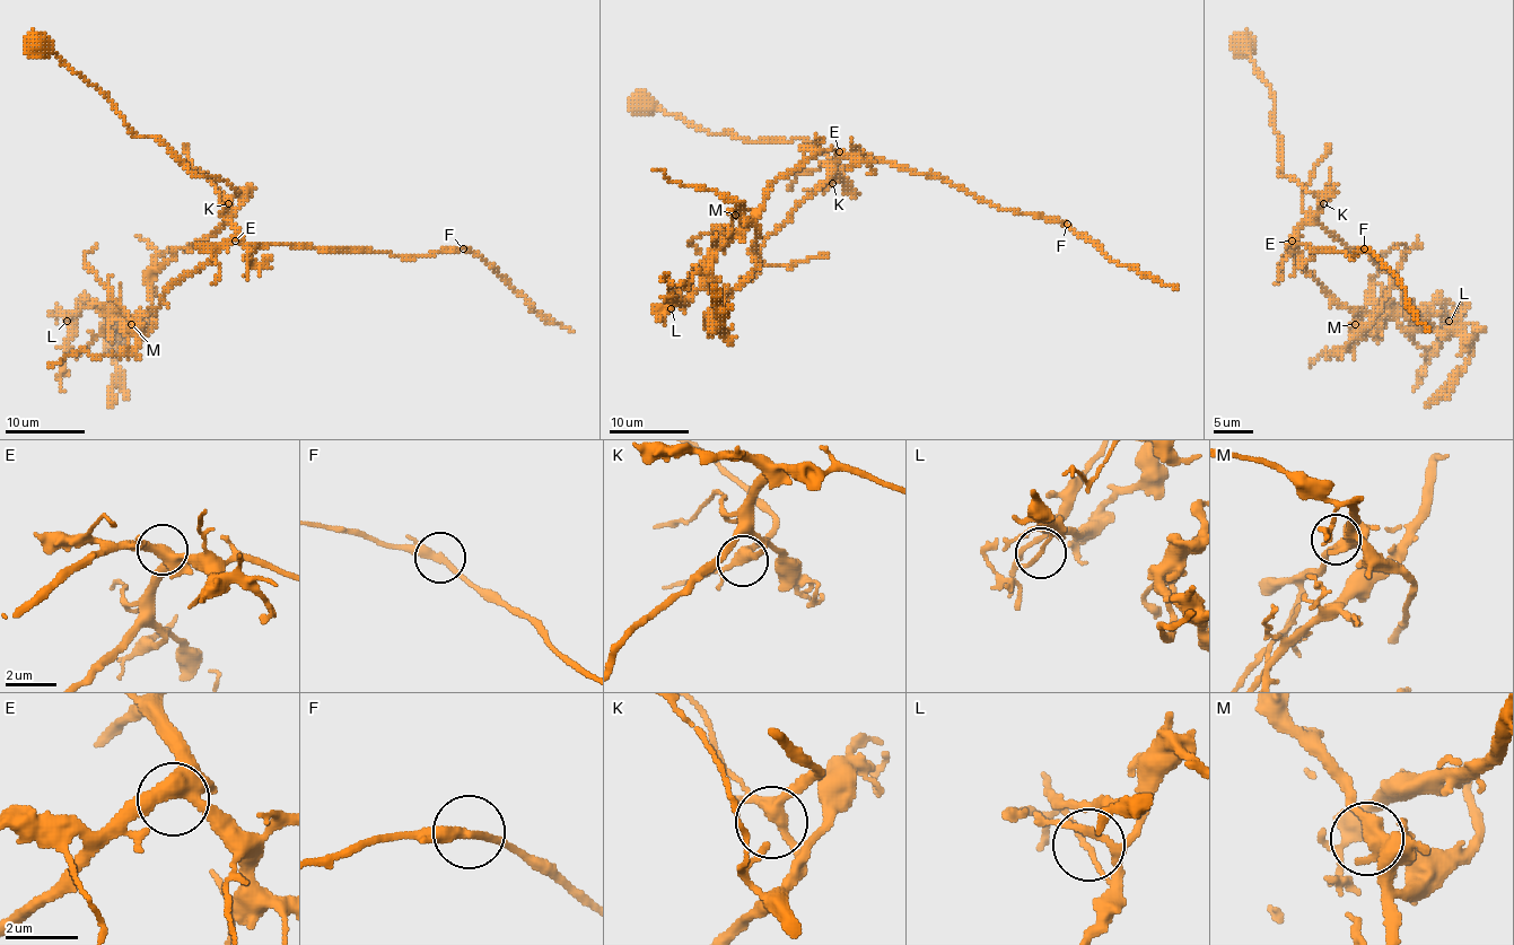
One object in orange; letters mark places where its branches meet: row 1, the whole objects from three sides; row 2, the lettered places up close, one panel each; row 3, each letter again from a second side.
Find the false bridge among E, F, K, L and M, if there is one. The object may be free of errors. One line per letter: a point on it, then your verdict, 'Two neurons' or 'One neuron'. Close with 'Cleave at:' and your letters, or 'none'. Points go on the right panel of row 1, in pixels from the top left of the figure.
E: Place: (1292, 241). One neuron
F: Place: (1364, 248). One neuron
K: Place: (1323, 203). One neuron
L: Place: (1449, 321). Two neurons
M: Place: (1355, 324). One neuron
Cleave at: L

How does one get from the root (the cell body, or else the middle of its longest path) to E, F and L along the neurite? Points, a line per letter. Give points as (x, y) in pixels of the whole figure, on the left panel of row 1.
E: (36, 42), (94, 84), (136, 133), (157, 138), (191, 172), (220, 177), (238, 191), (230, 199), (235, 241)
F: (36, 42), (94, 84), (136, 133), (238, 191), (233, 225), (251, 248), (463, 248)
L: (36, 42), (94, 84), (136, 133), (238, 191), (235, 235), (155, 308), (115, 318), (87, 300), (68, 321)

